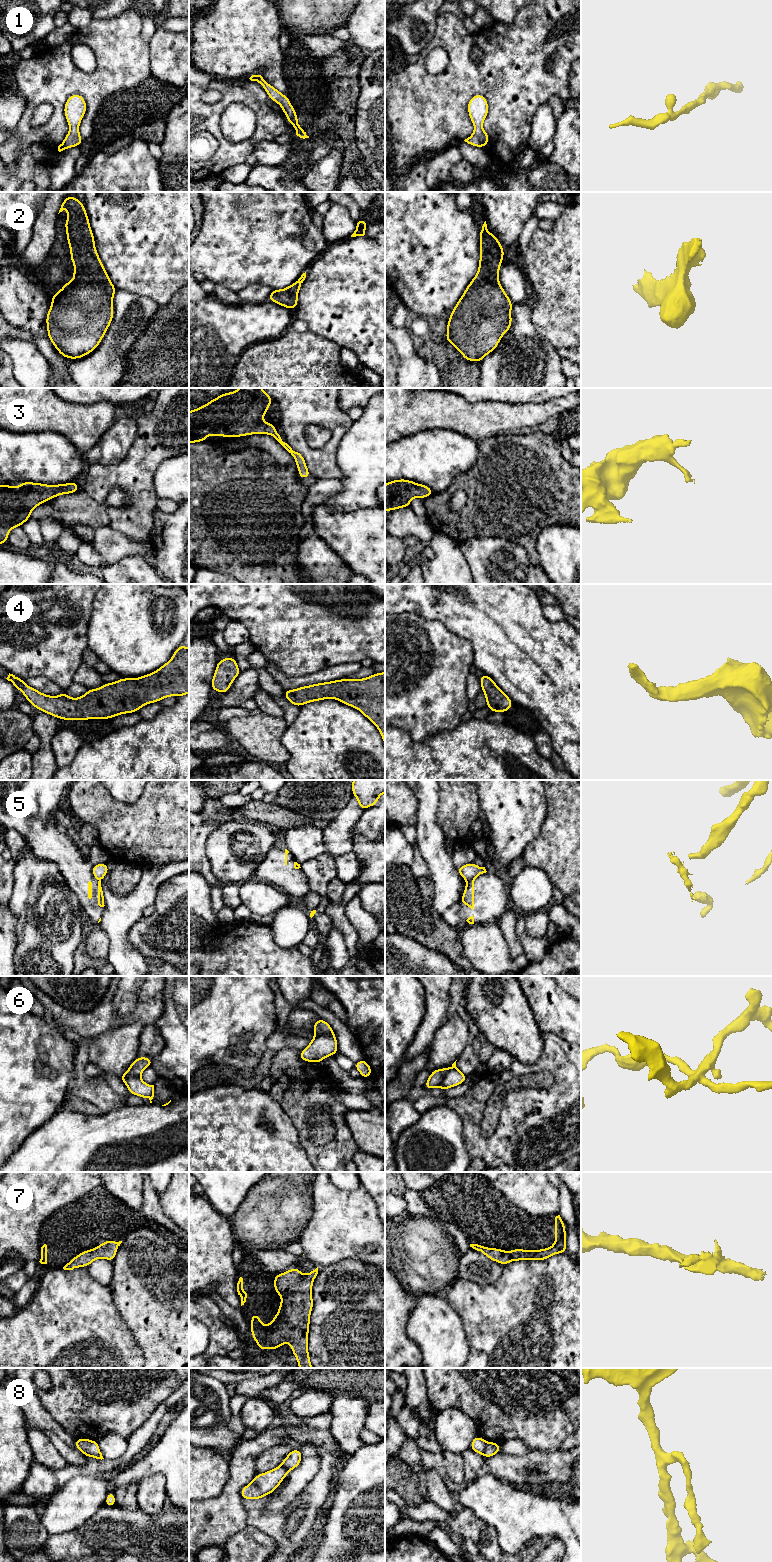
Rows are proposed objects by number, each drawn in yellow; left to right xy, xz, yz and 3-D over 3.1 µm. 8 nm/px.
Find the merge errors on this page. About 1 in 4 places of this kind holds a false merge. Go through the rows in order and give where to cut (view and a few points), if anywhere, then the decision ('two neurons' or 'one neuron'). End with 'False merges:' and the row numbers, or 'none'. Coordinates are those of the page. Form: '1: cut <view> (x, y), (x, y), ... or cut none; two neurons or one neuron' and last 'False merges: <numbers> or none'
1: cut none; one neuron
2: cut none; one neuron
3: cut none; one neuron
4: cut none; one neuron
5: cut yz (473, 878), (467, 881); two neurons
6: cut xz (333, 1033), (315, 1036); two neurons
7: cut none; one neuron
8: cut none; one neuron
False merges: 5, 6

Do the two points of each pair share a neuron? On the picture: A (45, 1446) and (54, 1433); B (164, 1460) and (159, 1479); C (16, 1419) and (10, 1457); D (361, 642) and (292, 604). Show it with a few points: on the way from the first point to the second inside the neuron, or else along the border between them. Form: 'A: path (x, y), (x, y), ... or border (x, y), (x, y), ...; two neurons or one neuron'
A: border (28, 1427), (39, 1429), (63, 1458); two neurons
B: border (139, 1482), (161, 1473), (166, 1496); two neurons
C: path (10, 1428), (10, 1448); one neuron
D: path (344, 625), (339, 620), (309, 608); one neuron

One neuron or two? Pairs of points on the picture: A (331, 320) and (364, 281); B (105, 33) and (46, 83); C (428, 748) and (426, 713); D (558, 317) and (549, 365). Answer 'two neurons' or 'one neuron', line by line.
A: one neuron
B: one neuron
C: two neurons
D: two neurons

